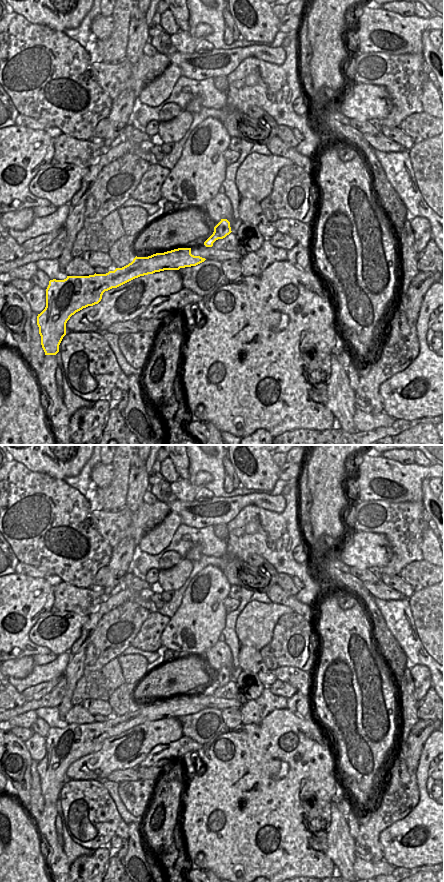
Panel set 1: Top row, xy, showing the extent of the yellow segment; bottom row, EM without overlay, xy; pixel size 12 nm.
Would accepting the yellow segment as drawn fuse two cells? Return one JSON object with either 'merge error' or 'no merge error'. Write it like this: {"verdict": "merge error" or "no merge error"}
{"verdict": "no merge error"}

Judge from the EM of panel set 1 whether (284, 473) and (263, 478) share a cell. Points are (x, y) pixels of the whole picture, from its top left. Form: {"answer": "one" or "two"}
{"answer": "two"}

